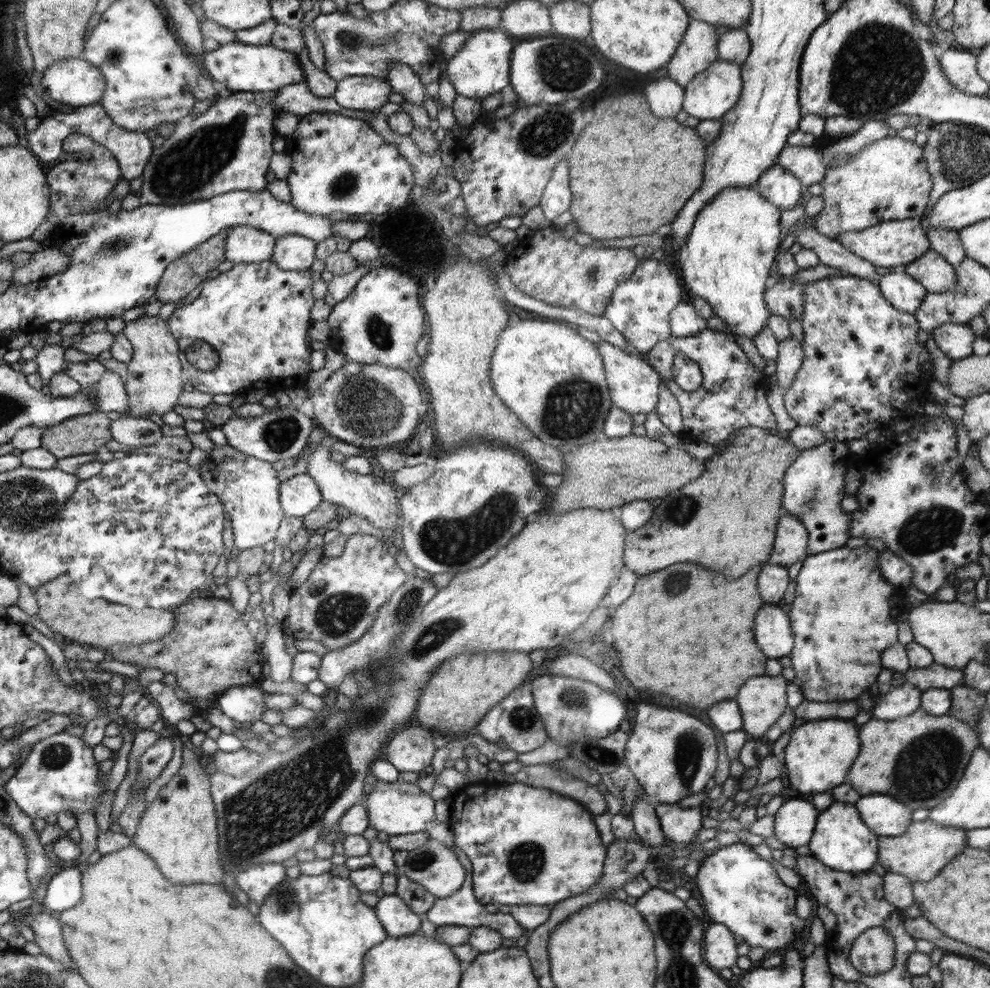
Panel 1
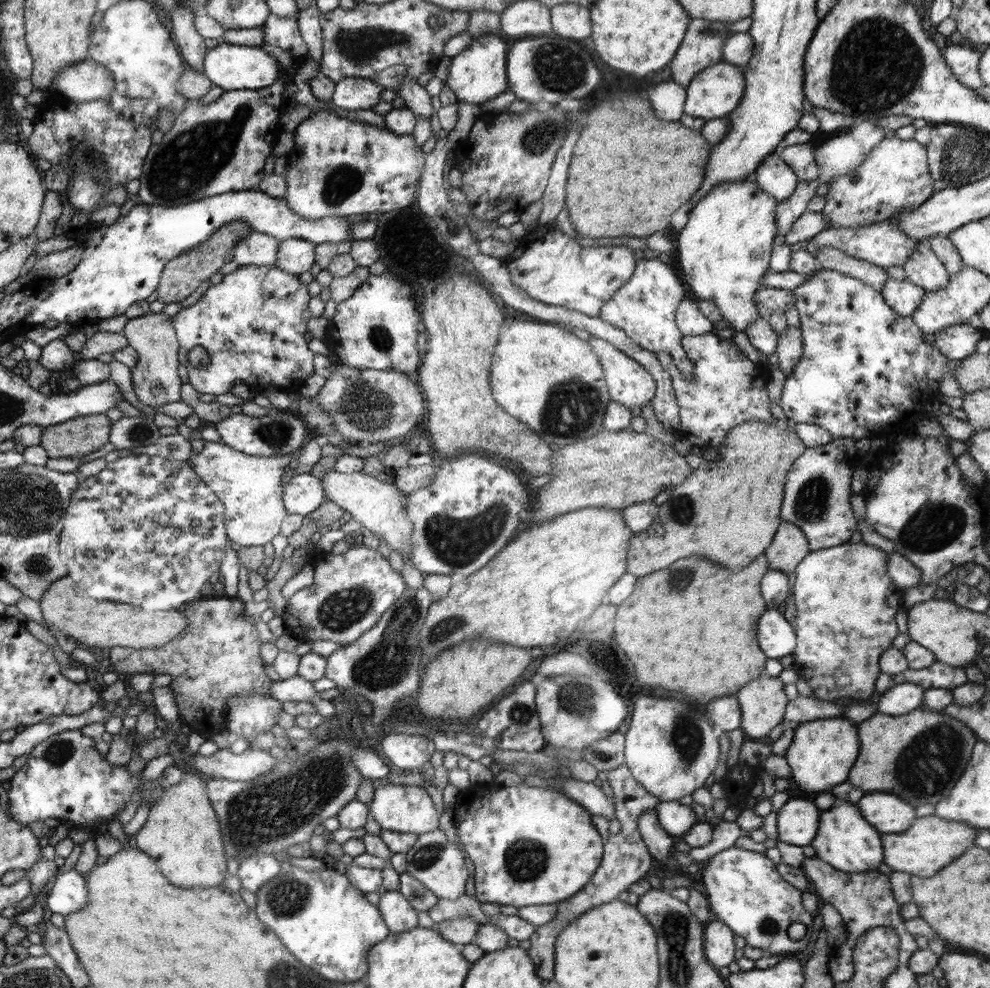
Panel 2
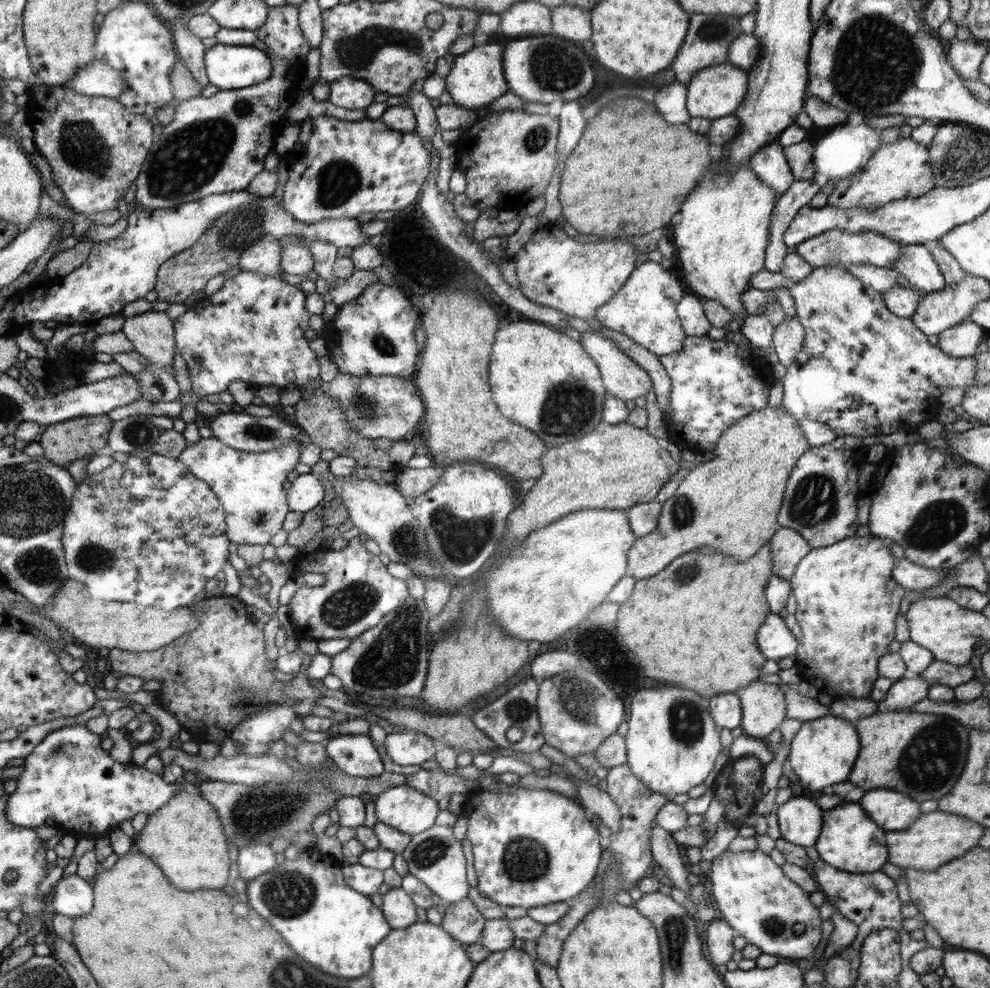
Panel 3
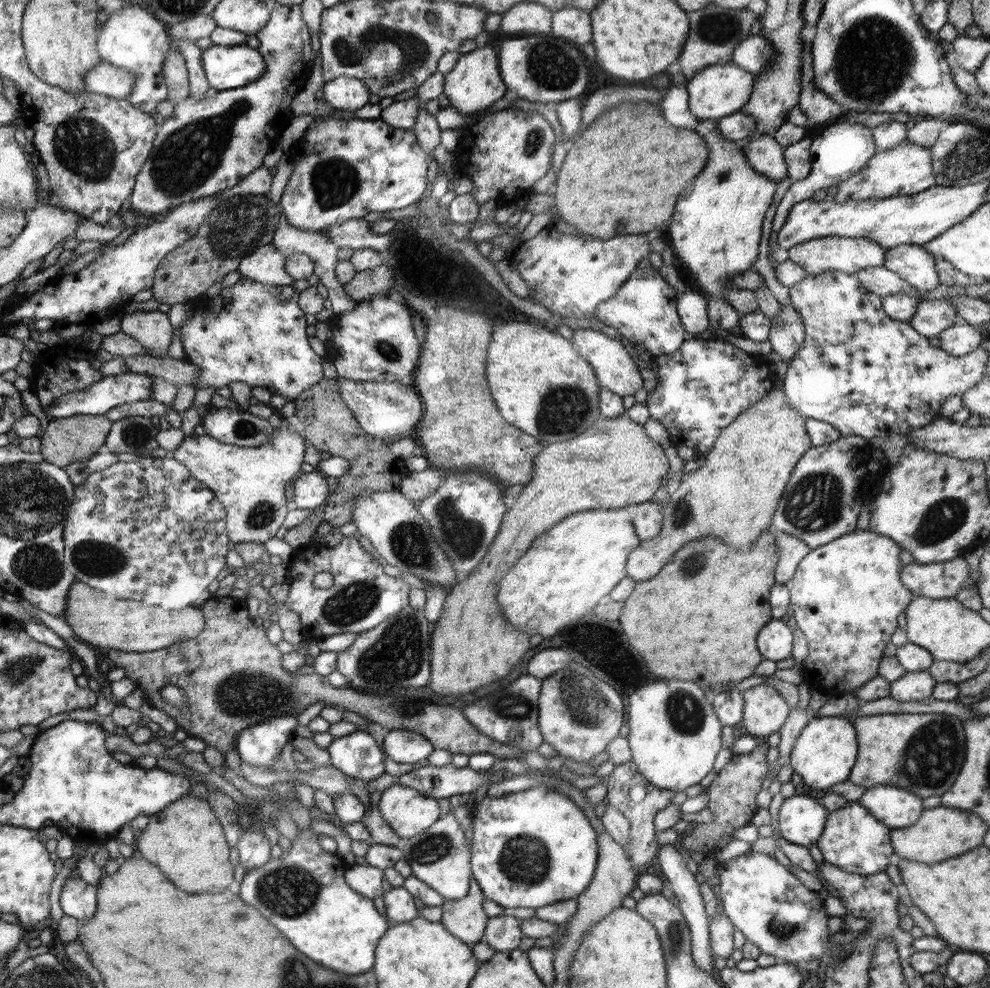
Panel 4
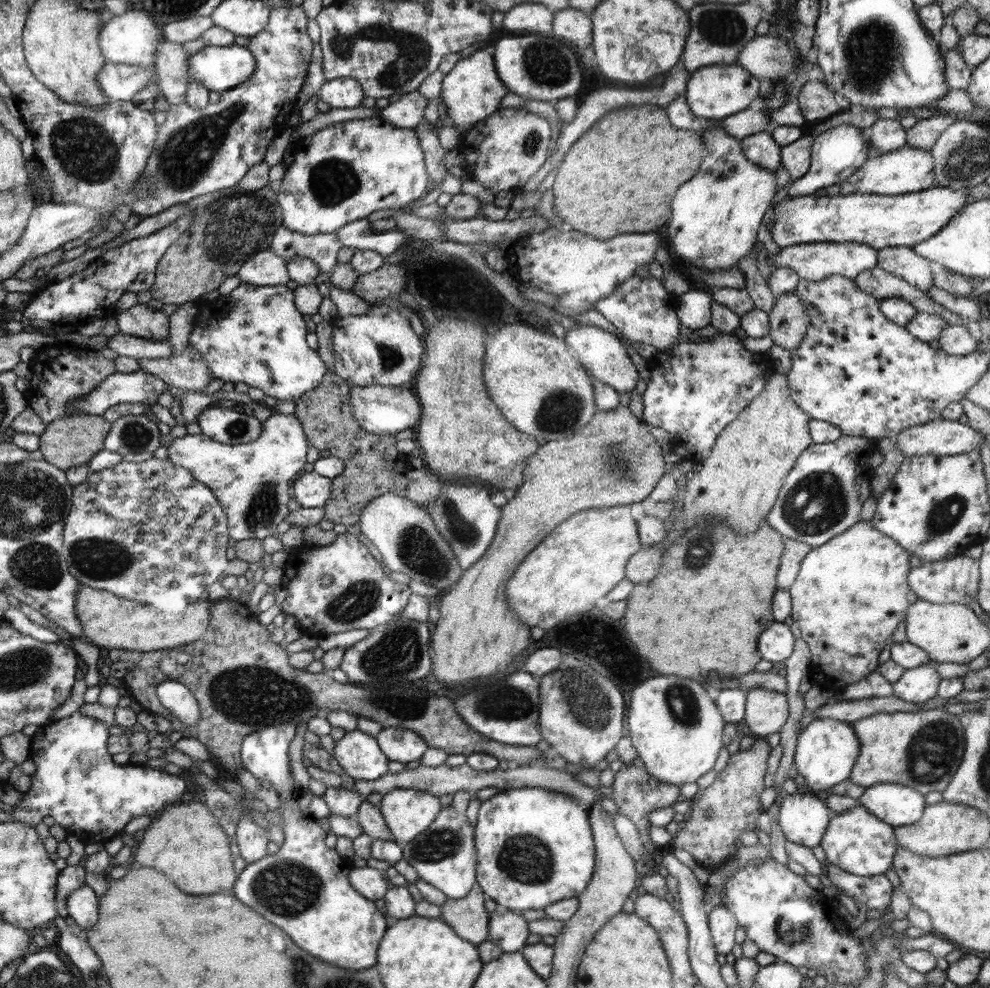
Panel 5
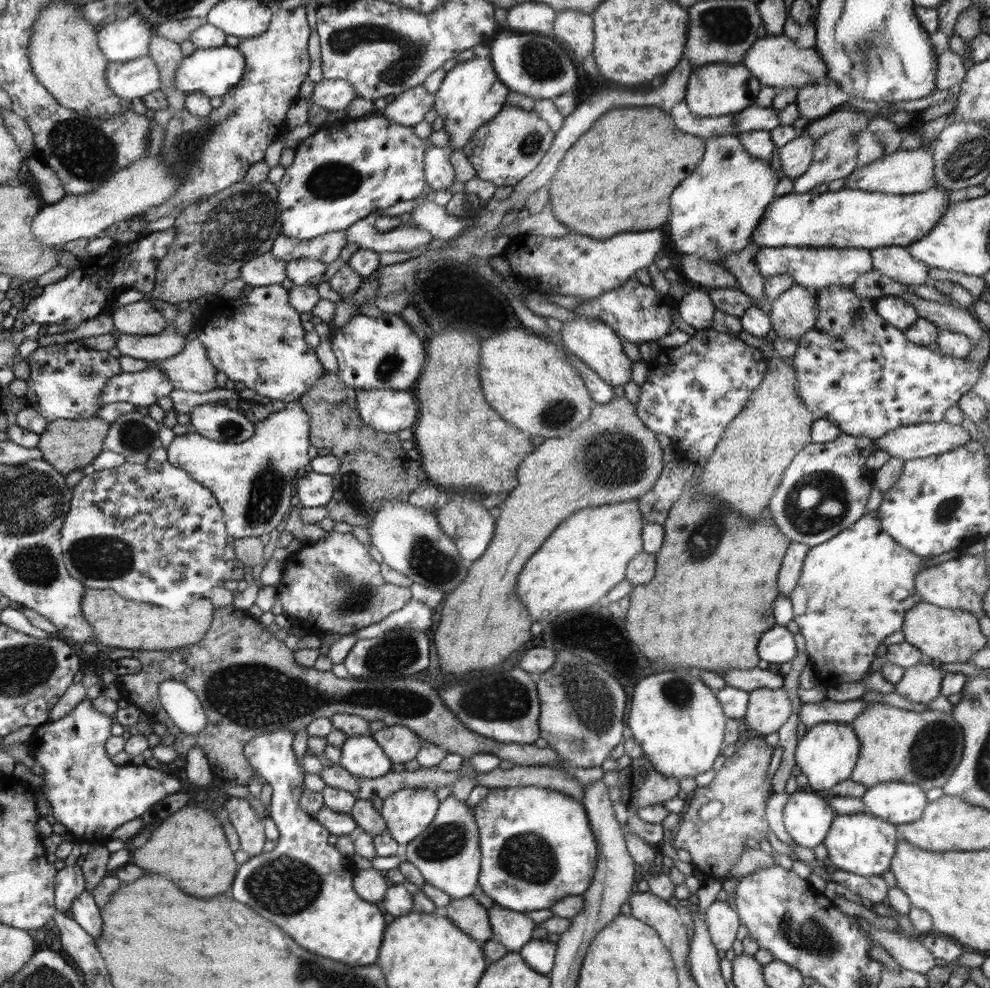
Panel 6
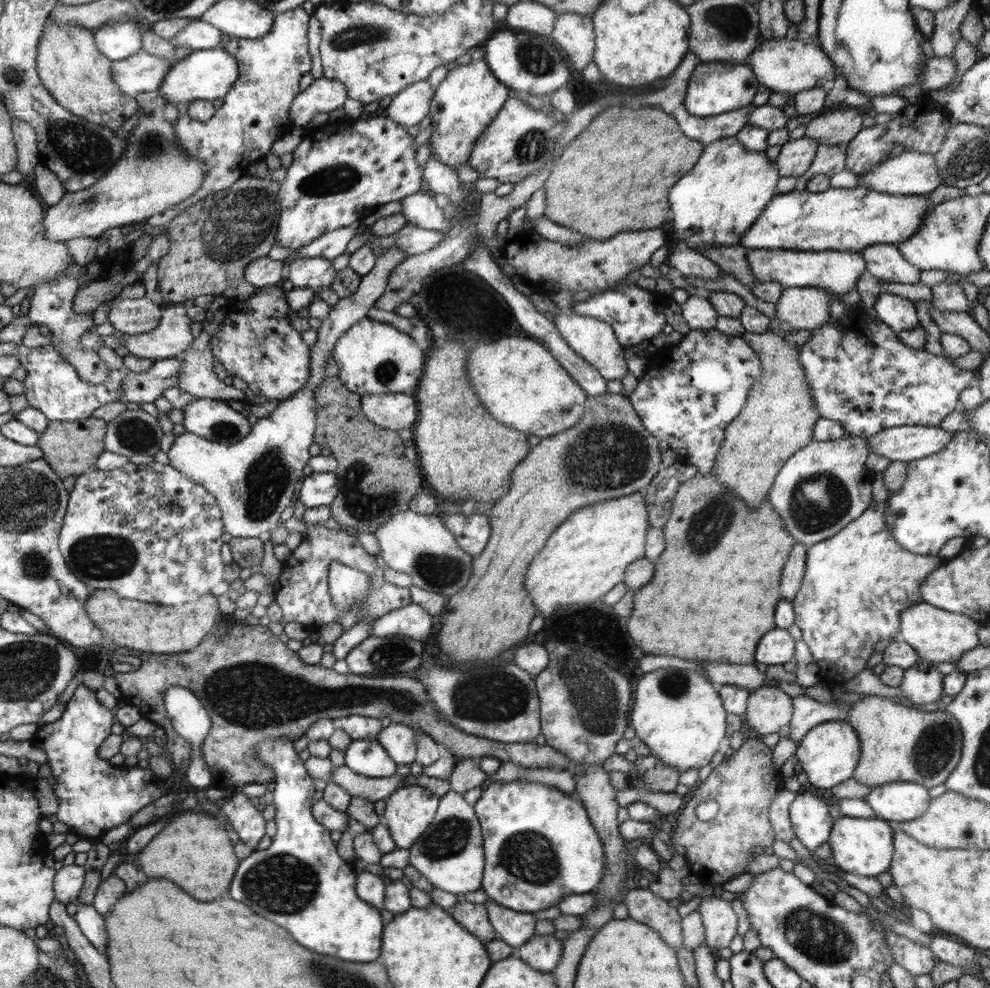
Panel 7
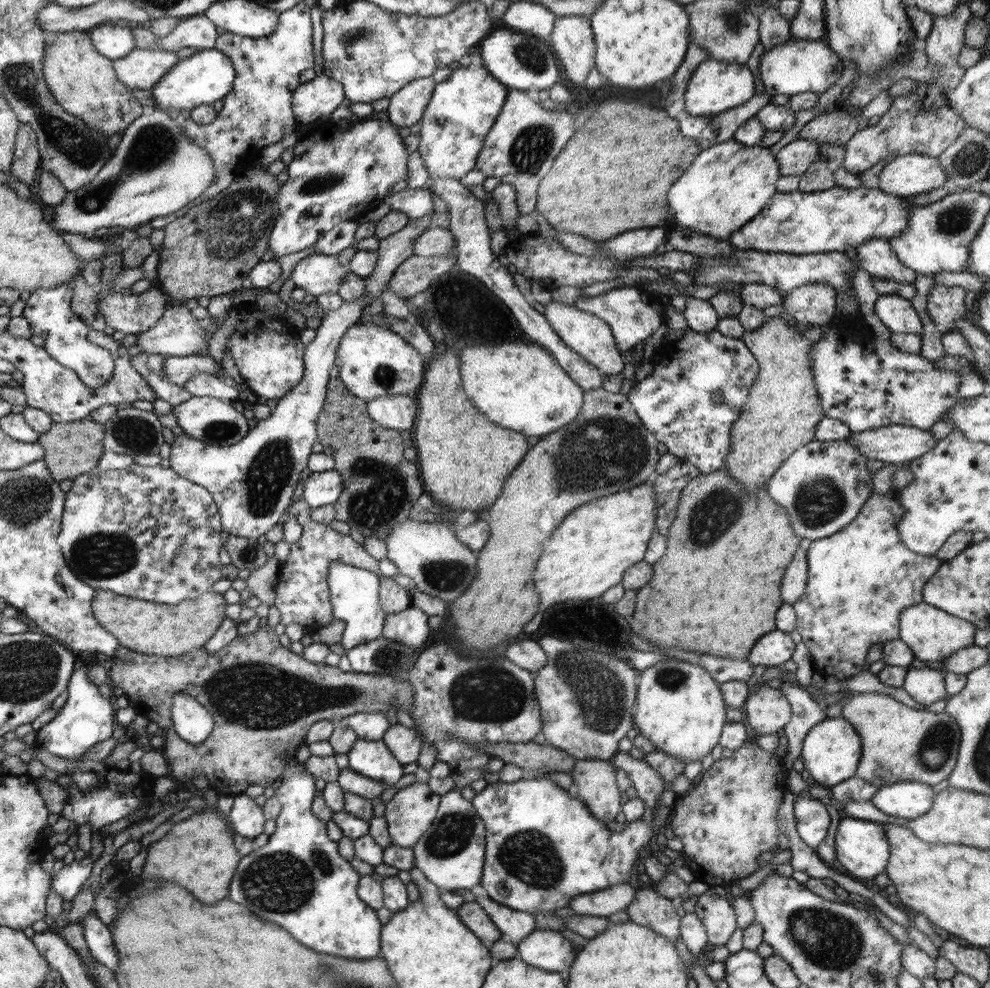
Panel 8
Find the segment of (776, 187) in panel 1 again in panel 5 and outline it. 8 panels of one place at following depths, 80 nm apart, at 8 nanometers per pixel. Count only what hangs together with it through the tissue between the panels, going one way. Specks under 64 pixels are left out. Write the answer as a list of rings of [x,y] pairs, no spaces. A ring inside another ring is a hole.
[[[770,131],[757,132],[741,140],[741,147],[755,165],[776,172],[781,164],[781,146],[772,138]]]

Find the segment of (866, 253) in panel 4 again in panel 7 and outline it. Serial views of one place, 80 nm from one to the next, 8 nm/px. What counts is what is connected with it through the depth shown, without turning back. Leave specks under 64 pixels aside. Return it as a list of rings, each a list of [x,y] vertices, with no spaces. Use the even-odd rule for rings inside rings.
[[[750,249],[746,252],[746,261],[759,283],[780,283],[782,287],[793,291],[797,287],[814,287],[837,293],[847,294],[856,288],[859,276],[866,270],[866,261],[862,252],[841,251],[792,251],[783,249]]]

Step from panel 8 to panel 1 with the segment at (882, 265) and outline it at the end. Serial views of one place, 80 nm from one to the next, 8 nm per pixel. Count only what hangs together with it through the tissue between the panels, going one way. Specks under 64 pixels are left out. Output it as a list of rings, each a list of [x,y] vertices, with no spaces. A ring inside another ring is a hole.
[[[934,250],[924,252],[920,258],[910,262],[904,269],[905,273],[924,286],[927,292],[940,294],[958,290],[955,273],[957,268],[952,267]]]

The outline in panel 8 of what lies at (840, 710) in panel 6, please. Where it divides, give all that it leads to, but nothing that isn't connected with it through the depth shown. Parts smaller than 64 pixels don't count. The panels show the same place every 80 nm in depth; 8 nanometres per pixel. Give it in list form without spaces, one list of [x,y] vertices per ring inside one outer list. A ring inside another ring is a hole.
[[[783,682],[781,693],[790,703],[793,714],[790,723],[786,724],[784,737],[788,739],[789,754],[782,759],[784,770],[789,773],[793,764],[801,756],[802,742],[806,734],[820,722],[828,719],[825,707],[814,702],[812,696],[800,685]]]

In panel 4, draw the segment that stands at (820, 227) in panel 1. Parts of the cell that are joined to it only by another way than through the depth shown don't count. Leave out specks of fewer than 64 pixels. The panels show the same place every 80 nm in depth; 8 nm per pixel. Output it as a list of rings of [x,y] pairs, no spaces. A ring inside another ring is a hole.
[[[904,142],[892,150],[883,150],[868,160],[866,166],[843,180],[838,186],[836,202],[849,200],[890,198],[896,195],[913,195],[936,186],[930,149]]]

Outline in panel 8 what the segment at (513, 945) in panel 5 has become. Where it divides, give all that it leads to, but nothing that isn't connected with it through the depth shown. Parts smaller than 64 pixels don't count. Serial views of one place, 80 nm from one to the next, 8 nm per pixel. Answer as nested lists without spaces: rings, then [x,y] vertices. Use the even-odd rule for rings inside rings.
[[[476,894],[475,901],[486,911],[502,936],[510,936],[514,944],[518,944],[537,929],[535,915],[532,913],[514,910],[492,900],[488,895]]]

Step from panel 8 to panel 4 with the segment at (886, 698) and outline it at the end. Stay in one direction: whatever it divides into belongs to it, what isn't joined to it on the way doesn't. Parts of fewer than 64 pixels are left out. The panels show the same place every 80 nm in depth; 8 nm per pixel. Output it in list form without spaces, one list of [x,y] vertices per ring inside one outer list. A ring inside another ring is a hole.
[[[880,714],[859,717],[853,721],[858,740],[858,756],[849,782],[872,788],[876,784],[896,784],[919,797],[944,794],[957,780],[965,760],[963,721],[946,714]]]

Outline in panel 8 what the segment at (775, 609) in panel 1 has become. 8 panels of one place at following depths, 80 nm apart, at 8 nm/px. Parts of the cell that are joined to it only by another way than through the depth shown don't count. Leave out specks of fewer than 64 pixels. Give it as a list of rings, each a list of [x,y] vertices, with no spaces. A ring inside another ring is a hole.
[[[774,629],[759,638],[749,650],[747,661],[755,666],[783,666],[791,659],[795,644],[789,634]]]

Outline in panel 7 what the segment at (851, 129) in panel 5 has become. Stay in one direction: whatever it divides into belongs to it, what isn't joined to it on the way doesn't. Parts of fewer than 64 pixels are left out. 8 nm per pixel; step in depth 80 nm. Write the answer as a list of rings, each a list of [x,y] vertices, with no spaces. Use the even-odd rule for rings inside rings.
[[[844,142],[840,144],[819,144],[812,161],[811,167],[806,174],[799,177],[796,183],[798,191],[804,191],[807,180],[815,174],[823,174],[831,178],[837,172],[846,168],[847,145]]]

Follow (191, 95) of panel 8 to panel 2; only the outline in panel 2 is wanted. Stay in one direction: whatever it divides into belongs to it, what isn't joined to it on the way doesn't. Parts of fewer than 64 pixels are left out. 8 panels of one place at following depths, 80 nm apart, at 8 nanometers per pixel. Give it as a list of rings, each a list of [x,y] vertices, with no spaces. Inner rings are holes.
[[[220,42],[206,53],[203,69],[208,80],[225,91],[261,89],[273,85],[278,79],[284,79],[286,82],[286,76],[280,74],[278,61],[261,46],[238,46]]]

